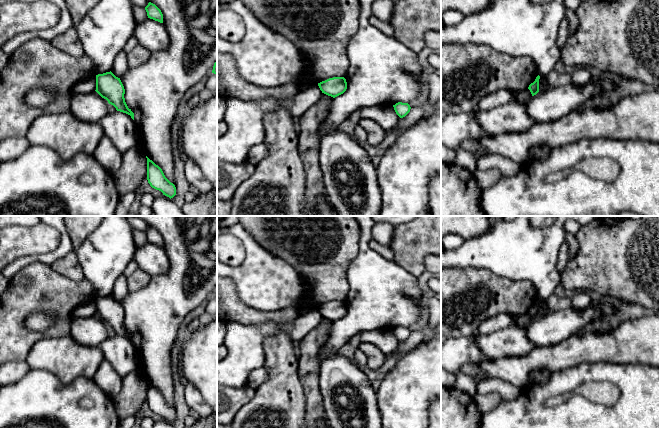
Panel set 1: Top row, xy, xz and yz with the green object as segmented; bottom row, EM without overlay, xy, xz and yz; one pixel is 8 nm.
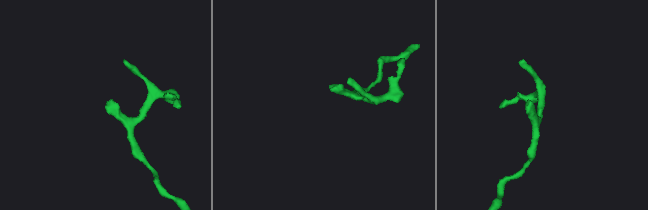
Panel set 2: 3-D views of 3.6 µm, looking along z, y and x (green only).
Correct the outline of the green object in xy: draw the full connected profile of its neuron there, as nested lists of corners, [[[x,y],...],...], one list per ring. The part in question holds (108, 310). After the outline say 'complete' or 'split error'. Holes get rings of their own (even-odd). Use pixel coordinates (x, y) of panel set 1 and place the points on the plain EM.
[[[111,295],[96,299],[96,314],[102,322],[113,329],[117,335],[126,337],[134,344],[134,337],[128,332],[124,318],[125,313],[120,304]]]; complete

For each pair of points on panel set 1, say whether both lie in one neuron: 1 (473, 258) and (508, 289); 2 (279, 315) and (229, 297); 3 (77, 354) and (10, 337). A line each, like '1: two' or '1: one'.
1: two
2: one
3: two

